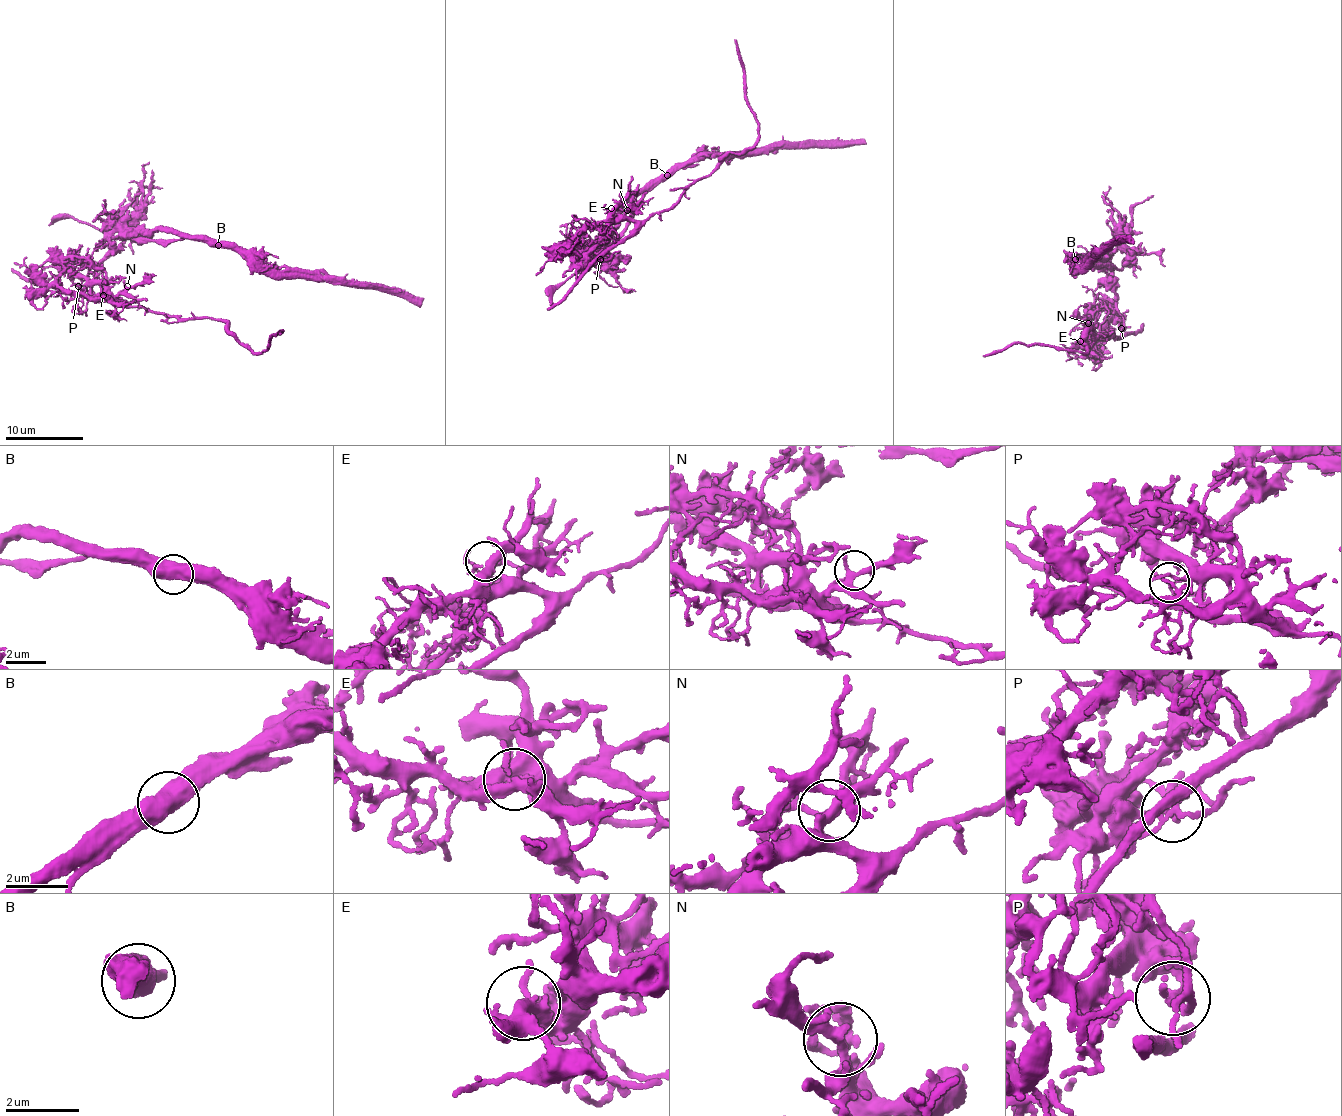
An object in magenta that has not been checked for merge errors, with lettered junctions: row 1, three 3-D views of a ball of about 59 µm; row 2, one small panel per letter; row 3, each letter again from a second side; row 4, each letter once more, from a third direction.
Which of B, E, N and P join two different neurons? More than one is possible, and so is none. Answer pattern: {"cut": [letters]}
{"cut": ["B", "P"]}

